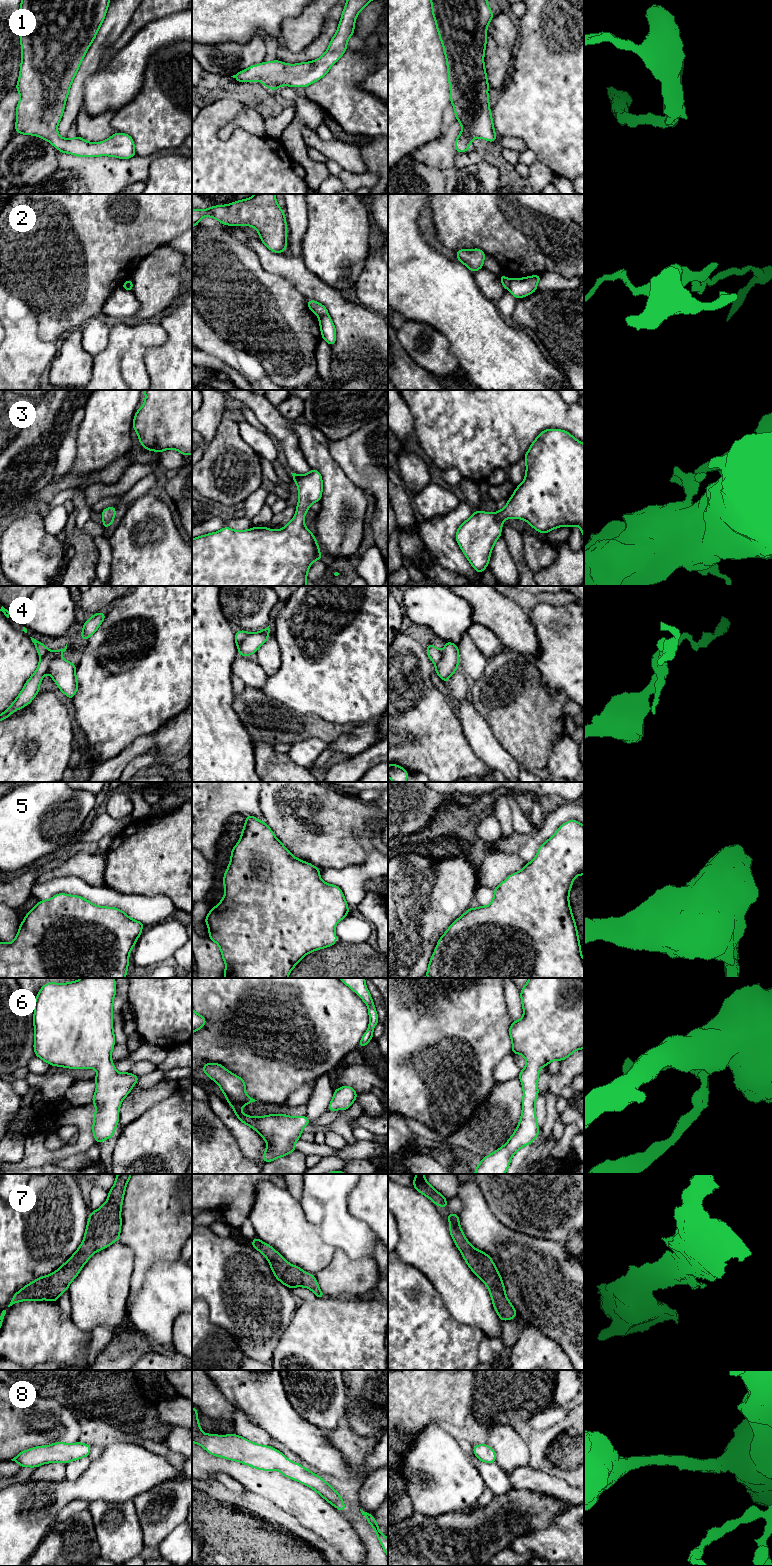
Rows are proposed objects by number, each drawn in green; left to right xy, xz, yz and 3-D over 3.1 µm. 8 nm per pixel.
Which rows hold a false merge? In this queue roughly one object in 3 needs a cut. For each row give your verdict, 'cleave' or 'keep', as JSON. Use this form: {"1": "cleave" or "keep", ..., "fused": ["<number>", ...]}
{"1": "keep", "2": "cleave", "3": "keep", "4": "cleave", "5": "keep", "6": "keep", "7": "keep", "8": "keep", "fused": ["2", "4"]}

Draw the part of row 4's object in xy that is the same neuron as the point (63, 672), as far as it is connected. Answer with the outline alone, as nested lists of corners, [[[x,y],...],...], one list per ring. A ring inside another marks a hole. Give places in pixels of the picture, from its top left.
[[[61,657],[53,659],[48,668],[48,674],[52,677],[59,690],[70,700],[79,689],[76,668],[76,665]]]

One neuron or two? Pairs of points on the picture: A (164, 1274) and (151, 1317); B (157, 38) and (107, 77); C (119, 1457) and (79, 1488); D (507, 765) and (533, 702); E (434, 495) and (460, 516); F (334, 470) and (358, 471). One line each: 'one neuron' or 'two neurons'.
A: one neuron
B: one neuron
C: one neuron
D: two neurons
E: two neurons
F: two neurons

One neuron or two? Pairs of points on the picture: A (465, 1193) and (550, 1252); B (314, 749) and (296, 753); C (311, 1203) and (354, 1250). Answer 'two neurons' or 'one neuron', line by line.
A: one neuron
B: one neuron
C: one neuron

